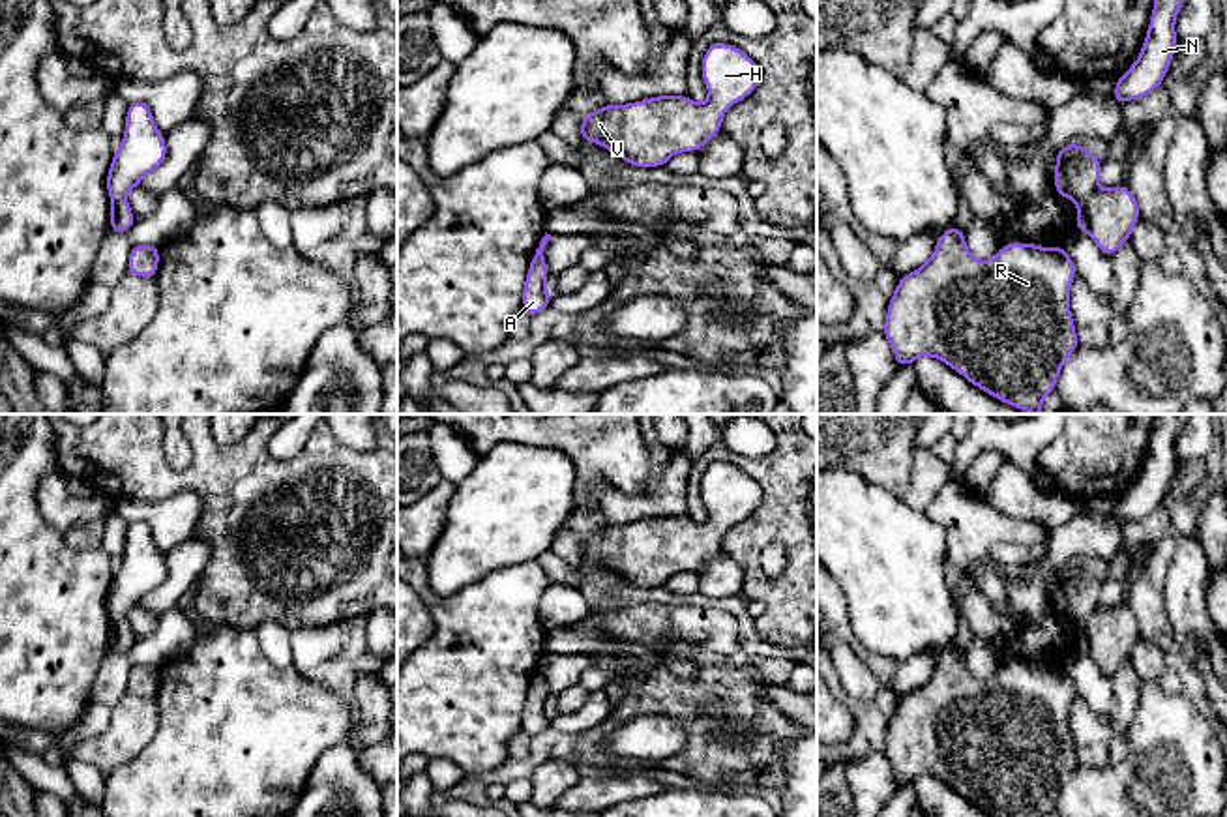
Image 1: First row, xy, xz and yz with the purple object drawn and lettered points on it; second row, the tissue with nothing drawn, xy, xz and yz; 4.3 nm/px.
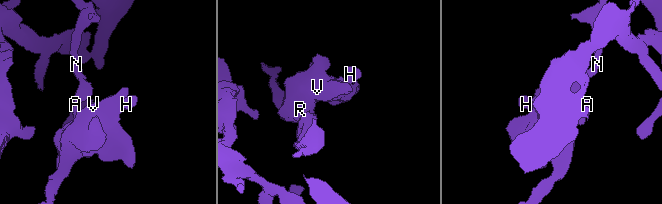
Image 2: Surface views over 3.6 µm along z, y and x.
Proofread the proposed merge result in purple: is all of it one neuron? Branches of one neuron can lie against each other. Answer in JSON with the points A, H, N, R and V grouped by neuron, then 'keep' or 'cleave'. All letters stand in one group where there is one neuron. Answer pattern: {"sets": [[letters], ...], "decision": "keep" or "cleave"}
{"sets": [["A", "H", "R", "V"], ["N"]], "decision": "cleave"}

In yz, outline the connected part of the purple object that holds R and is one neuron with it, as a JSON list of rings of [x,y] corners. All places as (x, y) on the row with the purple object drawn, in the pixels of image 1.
[[[952,227],[939,236],[933,255],[899,279],[882,334],[901,367],[912,365],[918,356],[931,356],[995,399],[1042,414],[1064,362],[1079,347],[1070,311],[1075,275],[1075,262],[1064,245],[1010,242],[982,262],[970,255],[965,232]]]

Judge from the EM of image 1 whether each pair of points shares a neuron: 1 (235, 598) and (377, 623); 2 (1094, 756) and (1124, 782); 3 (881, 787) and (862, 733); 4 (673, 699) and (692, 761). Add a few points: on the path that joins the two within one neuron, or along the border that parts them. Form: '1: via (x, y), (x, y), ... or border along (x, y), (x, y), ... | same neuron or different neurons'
1: border along (377, 608), (366, 617) | different neurons
2: border along (1108, 761), (1100, 767), (1079, 765) | different neurons
3: border along (881, 752), (872, 752), (843, 767) | different neurons
4: via (688, 714), (695, 722), (695, 746) | same neuron

